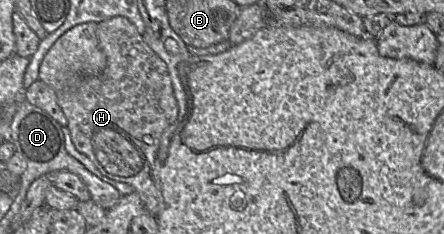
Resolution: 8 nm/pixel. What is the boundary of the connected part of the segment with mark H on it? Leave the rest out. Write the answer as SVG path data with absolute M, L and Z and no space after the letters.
M115 16L107 20L97 23L96 36L98 39L99 47L105 57L106 67L104 71L96 76L79 76L72 79L63 88L57 91L57 102L62 109L66 120L66 128L69 131L70 138L76 150L81 154L87 156L95 165L98 171L105 177L115 181L123 182L133 186L135 191L140 196L144 210L157 216L163 207L163 197L161 192L160 170L162 163L158 158L158 148L163 131L169 124L179 121L178 115L178 101L174 94L174 89L171 81L170 74L166 63L144 42L142 34L140 34L135 27L126 17Z

